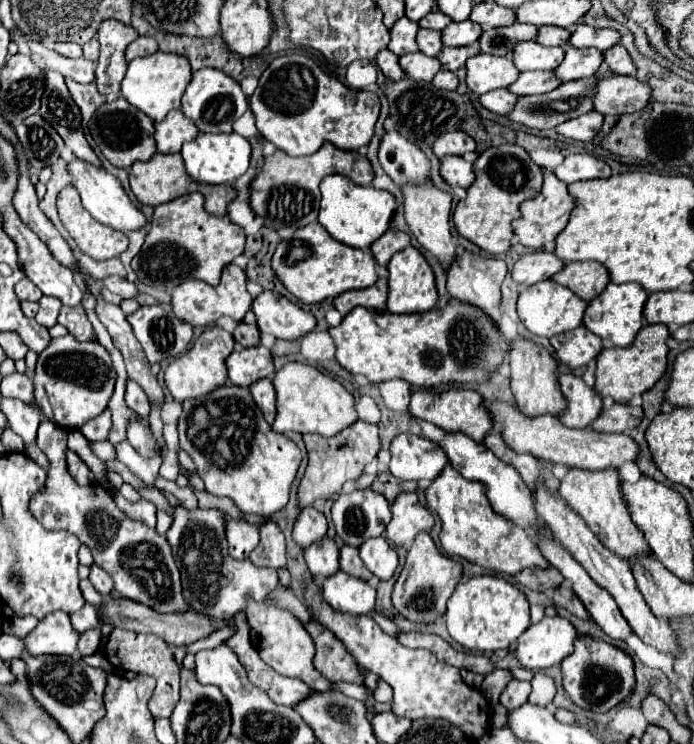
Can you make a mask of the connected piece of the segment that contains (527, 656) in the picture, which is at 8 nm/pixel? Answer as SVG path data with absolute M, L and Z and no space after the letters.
M545 616L541 622L531 624L517 640L517 660L521 662L523 668L529 670L545 670L553 664L559 664L565 656L569 656L573 652L573 642L577 638L577 630L573 628L573 624L567 618L561 616Z

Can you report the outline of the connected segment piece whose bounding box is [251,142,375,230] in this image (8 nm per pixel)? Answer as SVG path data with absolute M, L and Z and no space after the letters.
M331 142L323 144L315 154L301 158L293 158L289 154L283 154L283 150L277 150L265 158L263 170L251 182L251 210L265 220L265 226L275 230L285 226L299 228L315 222L319 212L319 184L329 174L343 174L361 186L369 186L375 176L373 166L365 156L353 150L335 148Z

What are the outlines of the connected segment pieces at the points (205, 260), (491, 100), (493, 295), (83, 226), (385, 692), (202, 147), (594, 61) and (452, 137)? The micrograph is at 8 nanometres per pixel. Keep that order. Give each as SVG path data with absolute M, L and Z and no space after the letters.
M193 192L155 208L145 244L131 262L133 270L137 272L137 278L143 284L173 288L187 278L199 278L215 286L219 284L221 270L243 252L243 230L237 224L233 224L227 216L207 214L204 202L201 193Z
M497 88L497 90L491 90L491 92L483 94L483 96L479 96L479 102L487 110L491 110L495 114L507 114L507 112L511 112L511 108L517 104L517 100L519 100L519 96L515 96L507 88Z
M461 250L461 252L459 252L459 260L455 260L455 264L451 264L451 268L447 270L447 290L451 292L453 298L479 306L479 308L481 308L483 312L487 312L495 322L499 322L497 302L501 300L499 286L501 286L505 274L507 274L507 266L505 266L503 260L483 258L483 256L475 256L475 254L469 252L469 250Z
M69 184L61 190L57 210L63 226L77 242L79 250L91 256L93 260L109 260L127 250L129 240L123 232L115 232L87 216L87 210L81 206L79 192L75 192L75 186Z
M379 680L379 682L377 682L377 688L375 688L375 692L373 692L373 696L375 696L377 702L391 702L393 692L391 692L391 688L387 686L387 682Z
M199 134L195 140L183 144L183 160L187 174L201 184L233 184L239 176L243 176L249 168L249 142L237 134Z
M567 48L565 50L565 60L559 64L555 74L563 80L579 80L593 76L603 62L603 54L597 52L597 48Z
M455 130L455 132L445 132L443 136L439 136L439 140L435 140L433 144L433 152L437 158L443 158L447 154L457 154L457 156L463 156L465 152L471 152L475 150L475 140L461 132L461 130Z

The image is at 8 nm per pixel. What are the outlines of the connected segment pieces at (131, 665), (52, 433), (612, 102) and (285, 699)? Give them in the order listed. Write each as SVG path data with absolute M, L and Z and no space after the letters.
M115 628L105 644L105 658L115 666L123 670L133 670L139 674L149 674L157 680L157 690L153 692L155 704L169 704L169 708L149 708L153 718L169 718L177 700L179 700L179 664L173 660L171 648L153 634L137 634L127 632L123 628Z
M41 420L37 430L37 446L49 458L51 468L47 472L47 488L41 494L35 494L29 502L31 514L43 528L49 530L67 530L75 534L85 546L91 548L95 564L99 564L115 582L115 592L137 600L145 606L151 606L157 612L177 612L187 610L187 602L181 596L181 580L171 548L165 536L159 536L155 530L147 528L141 522L133 522L115 506L111 494L99 484L79 486L67 470L67 430Z
M617 76L605 78L597 84L597 94L593 98L595 110L609 114L629 114L639 112L651 100L651 86L635 80L635 76Z
M245 612L235 616L235 626L237 626L237 632L227 640L227 644L235 650L235 654L239 656L239 662L247 668L249 680L257 688L267 692L267 696L275 704L293 708L295 704L299 704L299 700L305 700L307 696L315 694L315 692L311 692L311 688L307 688L307 684L303 684L303 680L279 676L279 672L275 672L271 666L263 664L257 650L251 646L251 640L249 640L251 628L247 624Z

